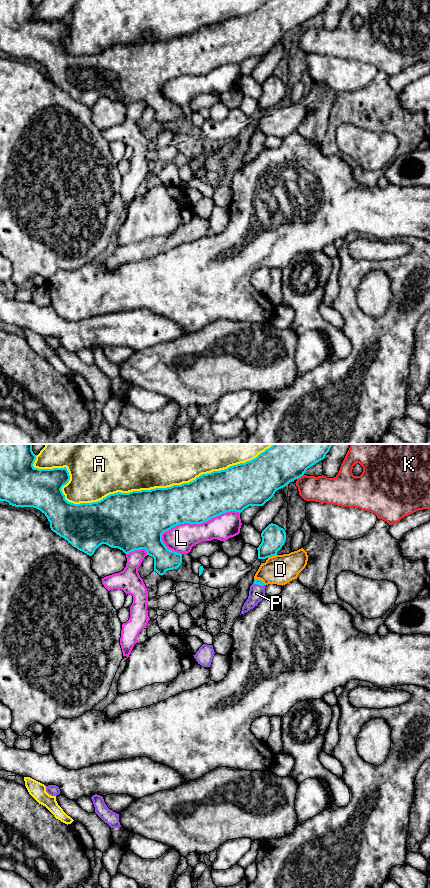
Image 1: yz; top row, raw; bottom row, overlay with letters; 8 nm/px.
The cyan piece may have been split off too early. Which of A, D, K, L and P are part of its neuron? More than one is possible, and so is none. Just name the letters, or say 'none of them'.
P

